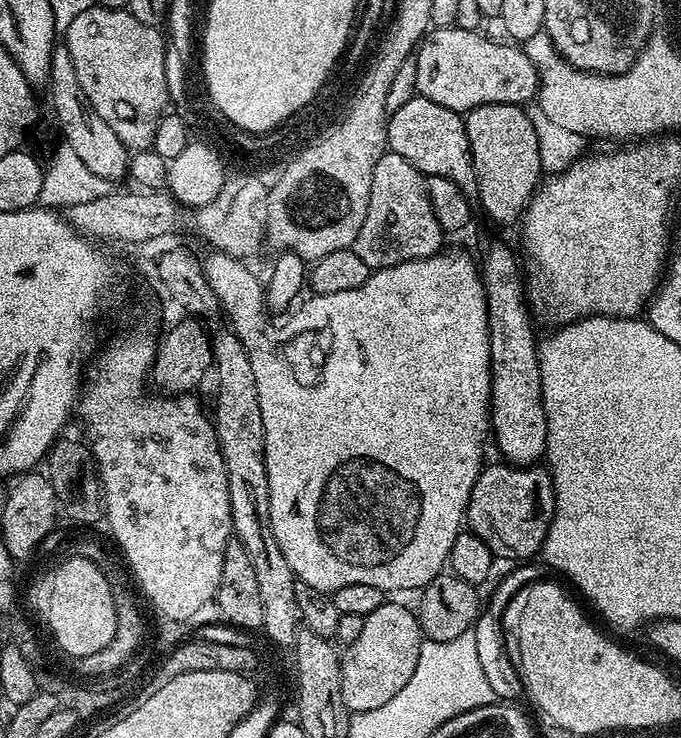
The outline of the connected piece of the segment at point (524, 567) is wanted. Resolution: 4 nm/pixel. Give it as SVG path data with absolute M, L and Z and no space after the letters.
M526 562L515 565L510 572L506 573L493 588L490 598L486 600L484 609L481 611L479 618L473 625L471 636L474 638L477 647L478 662L481 663L482 674L489 680L490 686L493 687L497 699L512 702L514 698L520 698L523 695L523 684L520 681L519 669L511 656L506 650L508 642L506 633L503 629L503 616L508 604L513 600L514 594L521 591L528 584L537 583L543 579L545 567L538 562Z

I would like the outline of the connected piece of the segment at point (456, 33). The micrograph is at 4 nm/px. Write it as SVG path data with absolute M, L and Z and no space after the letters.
M455 26L450 28L433 27L420 41L415 53L416 69L418 78L416 79L417 93L430 102L438 102L438 106L446 106L446 110L454 110L461 114L467 114L483 104L516 104L527 105L537 99L540 91L540 75L526 58L523 47L515 43L499 44L496 40L491 40L488 36L483 36L483 31L462 30Z

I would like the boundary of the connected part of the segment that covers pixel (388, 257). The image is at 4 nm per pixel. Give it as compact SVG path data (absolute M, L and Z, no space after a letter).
M386 150L374 166L374 178L370 182L370 206L366 206L366 222L358 230L354 251L369 270L393 268L402 262L433 256L441 251L440 244L446 233L434 218L434 206L426 194L426 177L402 154Z

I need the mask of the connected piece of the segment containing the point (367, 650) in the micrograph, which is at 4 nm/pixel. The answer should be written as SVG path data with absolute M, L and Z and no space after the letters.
M385 602L364 617L358 638L343 649L340 658L342 702L349 713L378 710L378 706L390 702L414 675L421 643L419 615L404 604Z

